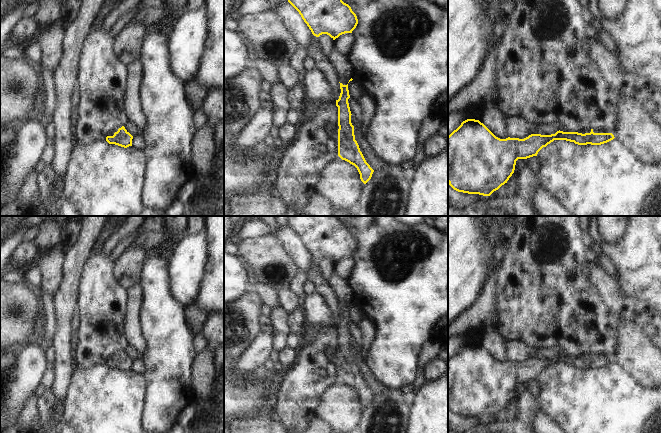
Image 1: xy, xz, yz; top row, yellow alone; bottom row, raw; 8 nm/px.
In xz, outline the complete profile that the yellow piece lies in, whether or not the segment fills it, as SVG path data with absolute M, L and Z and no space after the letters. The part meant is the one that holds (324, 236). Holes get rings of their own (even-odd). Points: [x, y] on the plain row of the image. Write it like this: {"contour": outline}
{"contour": "M287 216L288 226L299 236L312 258L329 259L333 264L345 257L352 257L358 248L356 238L336 216Z"}

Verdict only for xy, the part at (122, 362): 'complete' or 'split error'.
complete

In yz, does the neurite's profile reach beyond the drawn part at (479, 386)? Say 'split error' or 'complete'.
complete

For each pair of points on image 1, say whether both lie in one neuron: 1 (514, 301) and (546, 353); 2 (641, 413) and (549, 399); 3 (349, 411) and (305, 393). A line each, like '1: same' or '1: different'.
1: different
2: same
3: different

